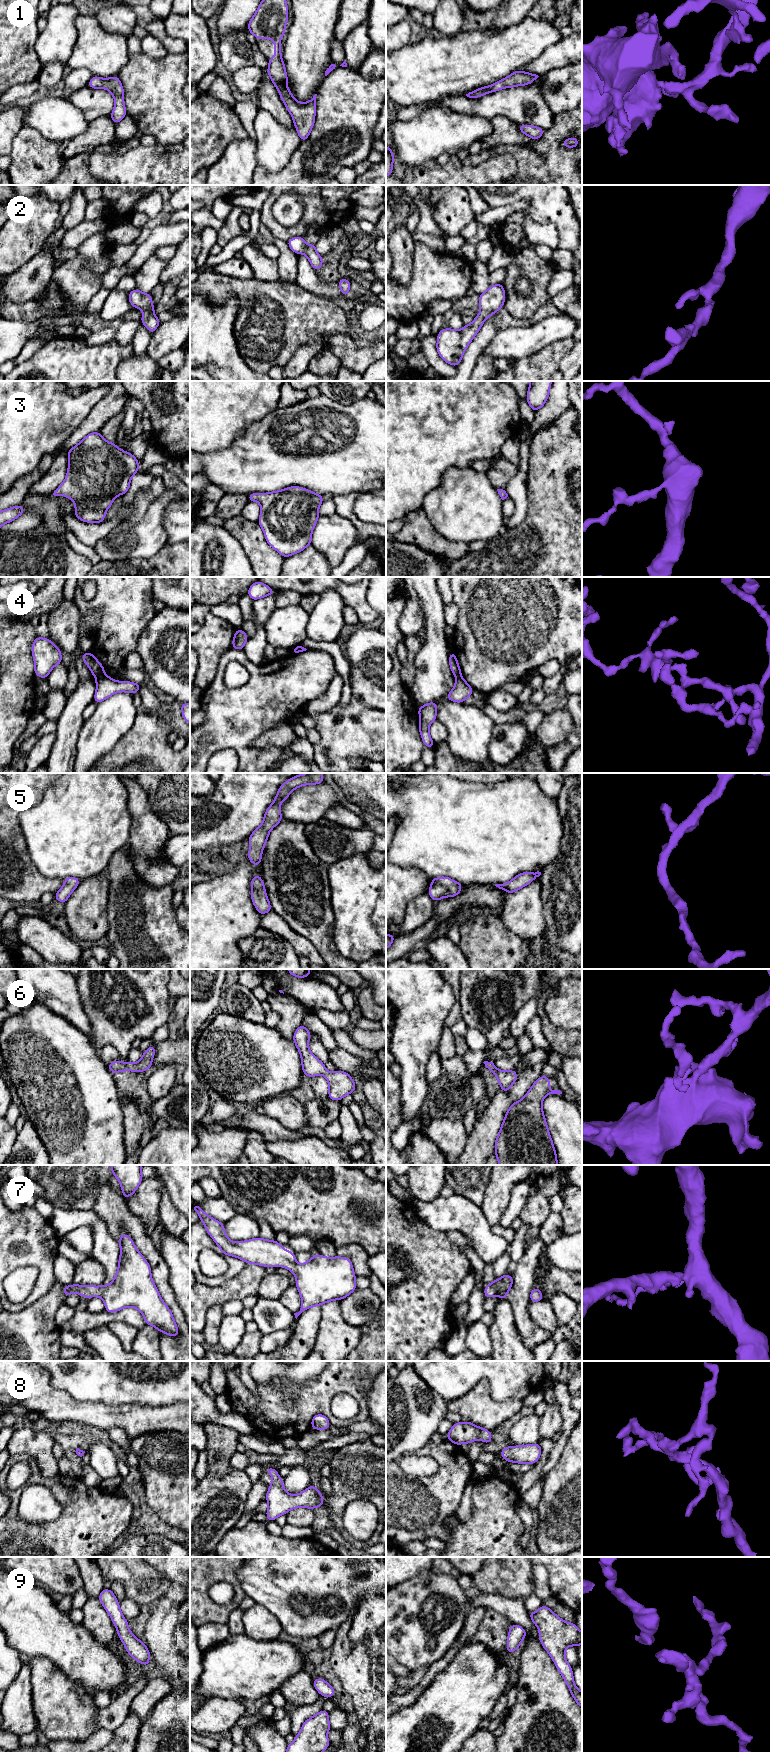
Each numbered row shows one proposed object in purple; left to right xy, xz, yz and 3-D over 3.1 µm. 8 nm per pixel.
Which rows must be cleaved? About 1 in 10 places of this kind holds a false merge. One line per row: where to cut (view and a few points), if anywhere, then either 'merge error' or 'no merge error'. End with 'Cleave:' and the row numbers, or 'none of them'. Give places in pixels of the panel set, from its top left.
1: no cut | no merge error
2: no cut | no merge error
3: no cut | no merge error
4: xy (104, 674), (96, 678) | merge error
5: no cut | no merge error
6: no cut | no merge error
7: no cut | no merge error
8: no cut | no merge error
9: no cut | no merge error
Cleave: 4

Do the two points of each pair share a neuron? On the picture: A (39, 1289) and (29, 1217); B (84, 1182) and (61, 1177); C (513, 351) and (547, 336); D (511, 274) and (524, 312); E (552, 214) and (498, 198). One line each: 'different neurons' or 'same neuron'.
A: same neuron
B: same neuron
C: same neuron
D: same neuron
E: same neuron

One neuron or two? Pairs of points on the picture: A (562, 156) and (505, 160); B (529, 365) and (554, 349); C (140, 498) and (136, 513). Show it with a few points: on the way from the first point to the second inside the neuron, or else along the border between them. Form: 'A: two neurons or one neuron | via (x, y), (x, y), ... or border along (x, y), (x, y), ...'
A: two neurons | border along (492, 153), (510, 153), (516, 163), (515, 173)
B: one neuron | via (535, 365), (538, 365), (548, 355)
C: one neuron | via (140, 502), (138, 509)

